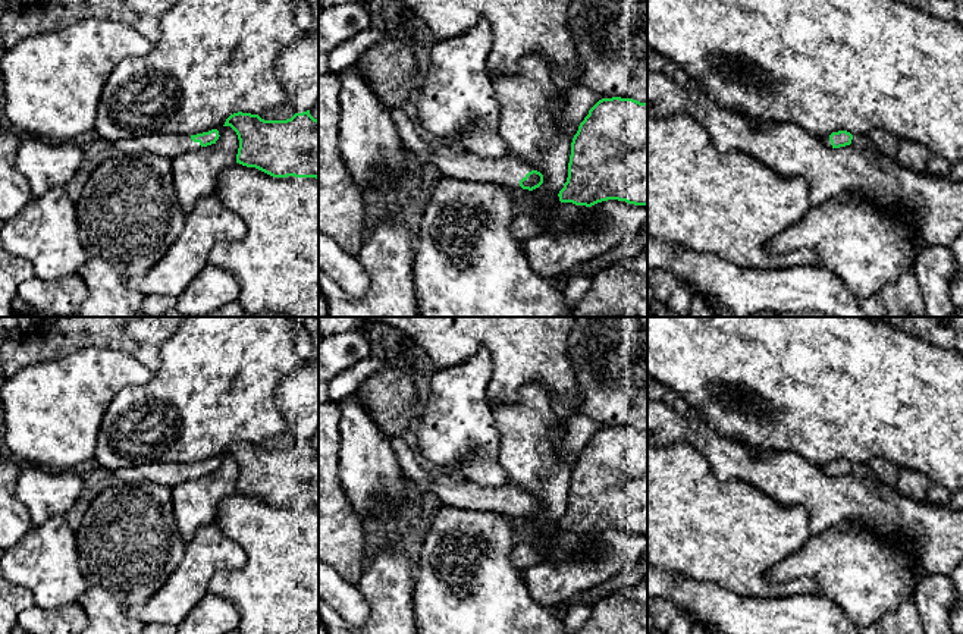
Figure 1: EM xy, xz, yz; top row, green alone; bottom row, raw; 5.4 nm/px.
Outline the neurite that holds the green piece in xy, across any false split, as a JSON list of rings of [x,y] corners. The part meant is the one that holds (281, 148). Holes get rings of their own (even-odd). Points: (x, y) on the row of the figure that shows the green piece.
[[[310,110],[286,120],[264,120],[238,112],[223,126],[230,126],[238,135],[236,163],[273,178],[319,179],[319,120]]]

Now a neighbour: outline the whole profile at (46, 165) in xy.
[[[25,135],[15,157],[15,167],[31,186],[31,197],[66,186],[84,160],[84,150],[73,141],[56,142]]]

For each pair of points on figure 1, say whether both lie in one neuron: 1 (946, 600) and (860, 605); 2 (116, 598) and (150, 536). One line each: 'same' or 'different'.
1: different
2: same

